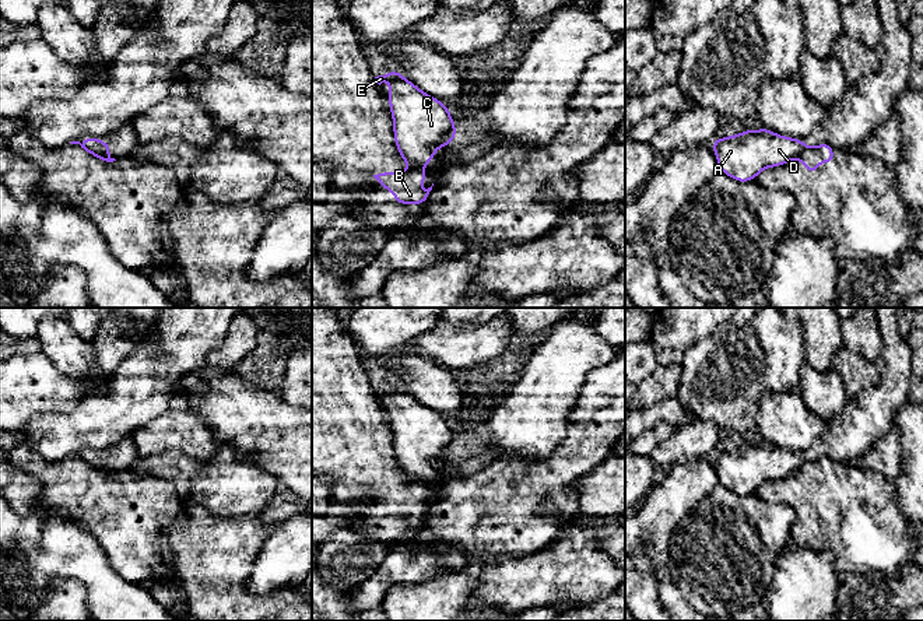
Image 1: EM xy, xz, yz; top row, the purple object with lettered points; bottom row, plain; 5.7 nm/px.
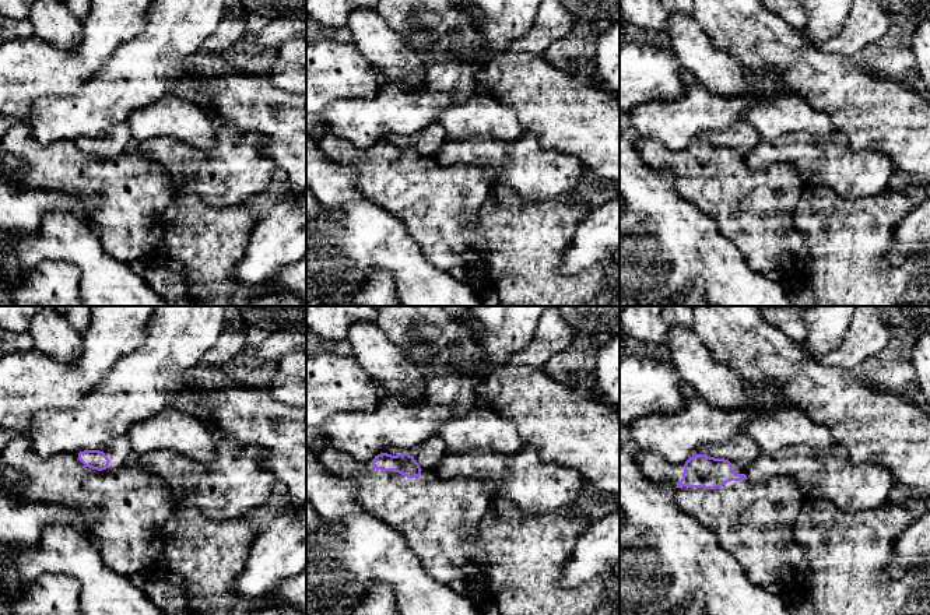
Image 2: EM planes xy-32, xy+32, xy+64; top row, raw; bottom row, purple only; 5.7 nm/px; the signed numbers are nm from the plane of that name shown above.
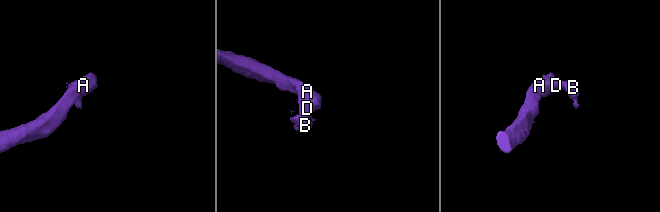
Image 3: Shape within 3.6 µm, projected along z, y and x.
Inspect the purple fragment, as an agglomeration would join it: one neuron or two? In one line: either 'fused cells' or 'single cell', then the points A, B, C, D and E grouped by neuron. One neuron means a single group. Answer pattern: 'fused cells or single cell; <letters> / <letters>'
fused cells; A C D E / B

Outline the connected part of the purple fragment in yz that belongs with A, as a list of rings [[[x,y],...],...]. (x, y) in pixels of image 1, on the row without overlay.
[[[761,441],[716,452],[712,456],[719,484],[737,495],[754,494],[766,481],[782,480],[803,467],[806,455]]]

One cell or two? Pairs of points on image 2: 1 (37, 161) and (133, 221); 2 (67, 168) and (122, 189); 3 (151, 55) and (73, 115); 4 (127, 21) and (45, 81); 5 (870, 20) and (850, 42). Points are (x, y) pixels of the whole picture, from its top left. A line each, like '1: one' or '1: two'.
1: one
2: one
3: one
4: one
5: one

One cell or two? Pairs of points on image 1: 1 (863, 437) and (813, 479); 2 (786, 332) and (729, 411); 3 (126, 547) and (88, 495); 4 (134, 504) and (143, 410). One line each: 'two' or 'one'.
1: two
2: one
3: one
4: two

